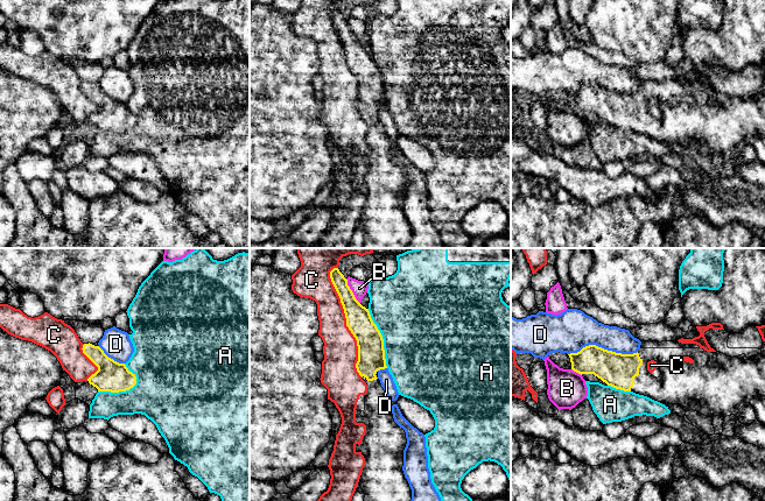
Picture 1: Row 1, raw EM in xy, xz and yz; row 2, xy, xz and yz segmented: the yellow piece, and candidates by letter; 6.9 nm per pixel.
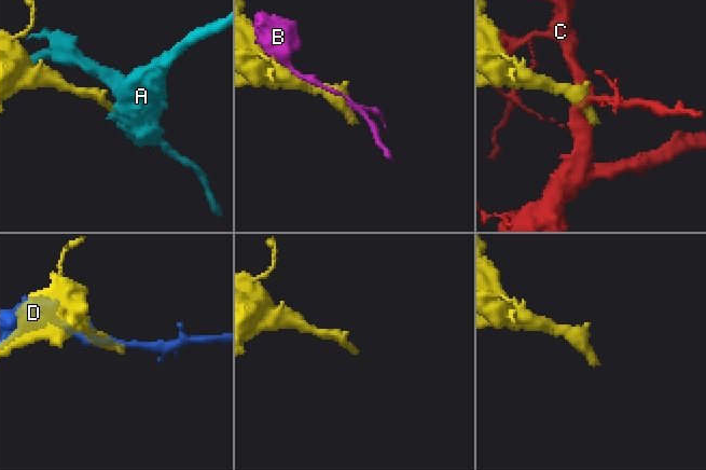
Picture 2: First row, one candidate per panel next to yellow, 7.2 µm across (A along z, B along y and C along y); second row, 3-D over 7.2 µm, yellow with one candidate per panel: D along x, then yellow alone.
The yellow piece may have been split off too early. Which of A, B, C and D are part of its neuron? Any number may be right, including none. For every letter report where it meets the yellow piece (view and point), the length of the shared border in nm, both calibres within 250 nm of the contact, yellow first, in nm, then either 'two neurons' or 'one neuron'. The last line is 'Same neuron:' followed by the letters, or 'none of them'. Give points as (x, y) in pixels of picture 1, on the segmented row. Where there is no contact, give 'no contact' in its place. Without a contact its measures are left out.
A: meets yellow in xy at (120, 390); contact 300 nm long; 220 nm thick on the yellow side, 320 nm on the other; two neurons
B: meets yellow in xz at (351, 291); contact 200 nm long; 180 nm thick on the yellow side, 110 nm on the other; two neurons
C: meets yellow in xz at (346, 322); contact 800 nm long; 180 nm thick on the yellow side, 240 nm on the other; two neurons
D: meets yellow in yz at (602, 348); contact 480 nm long; 240 nm thick on the yellow side, 280 nm on the other; two neurons
Same neuron: none of them

